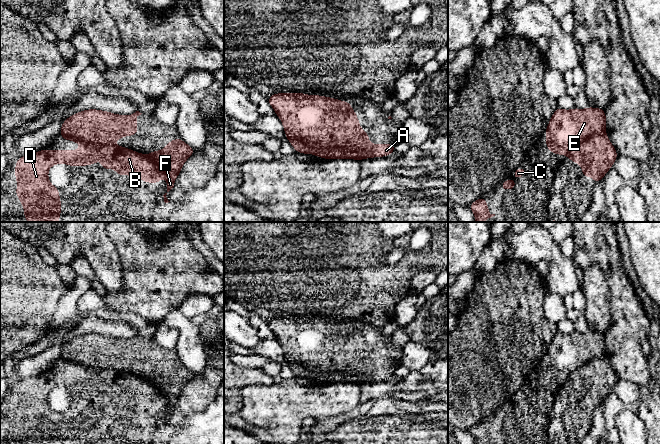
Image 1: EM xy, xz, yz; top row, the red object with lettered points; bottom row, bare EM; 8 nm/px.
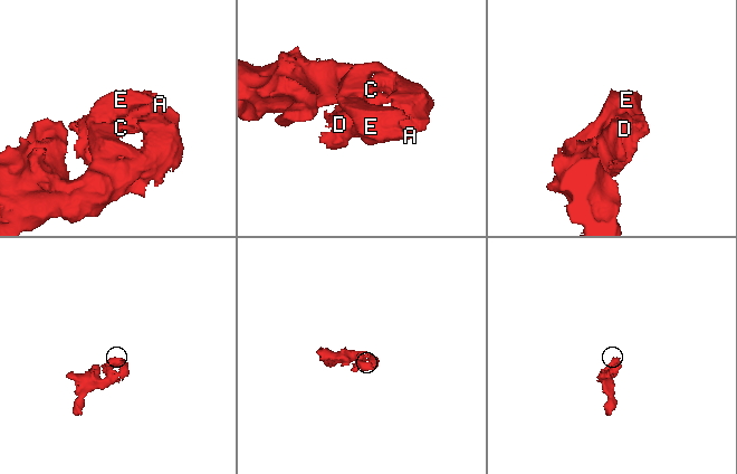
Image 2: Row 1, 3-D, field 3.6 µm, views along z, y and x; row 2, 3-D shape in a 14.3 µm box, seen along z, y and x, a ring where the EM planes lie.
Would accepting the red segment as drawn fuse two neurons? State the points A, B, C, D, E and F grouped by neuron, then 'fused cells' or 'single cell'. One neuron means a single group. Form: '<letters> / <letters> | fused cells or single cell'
A B C D E F | single cell

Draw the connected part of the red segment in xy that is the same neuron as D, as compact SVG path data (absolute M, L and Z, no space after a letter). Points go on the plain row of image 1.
M87 333L77 336L65 343L61 350L60 360L63 364L72 364L81 369L80 374L45 374L21 380L15 389L15 403L18 411L15 418L25 434L23 440L27 444L59 444L61 439L61 423L59 412L53 410L48 402L49 392L59 387L67 390L94 389L101 383L102 393L114 393L117 399L134 400L146 407L160 407L161 401L166 400L167 416L163 419L164 426L170 426L166 419L174 411L175 404L186 384L195 374L181 362L172 363L162 374L151 375L149 379L140 378L127 371L115 369L113 365L124 360L134 360L138 357L137 341L139 335L125 340L98 333Z

